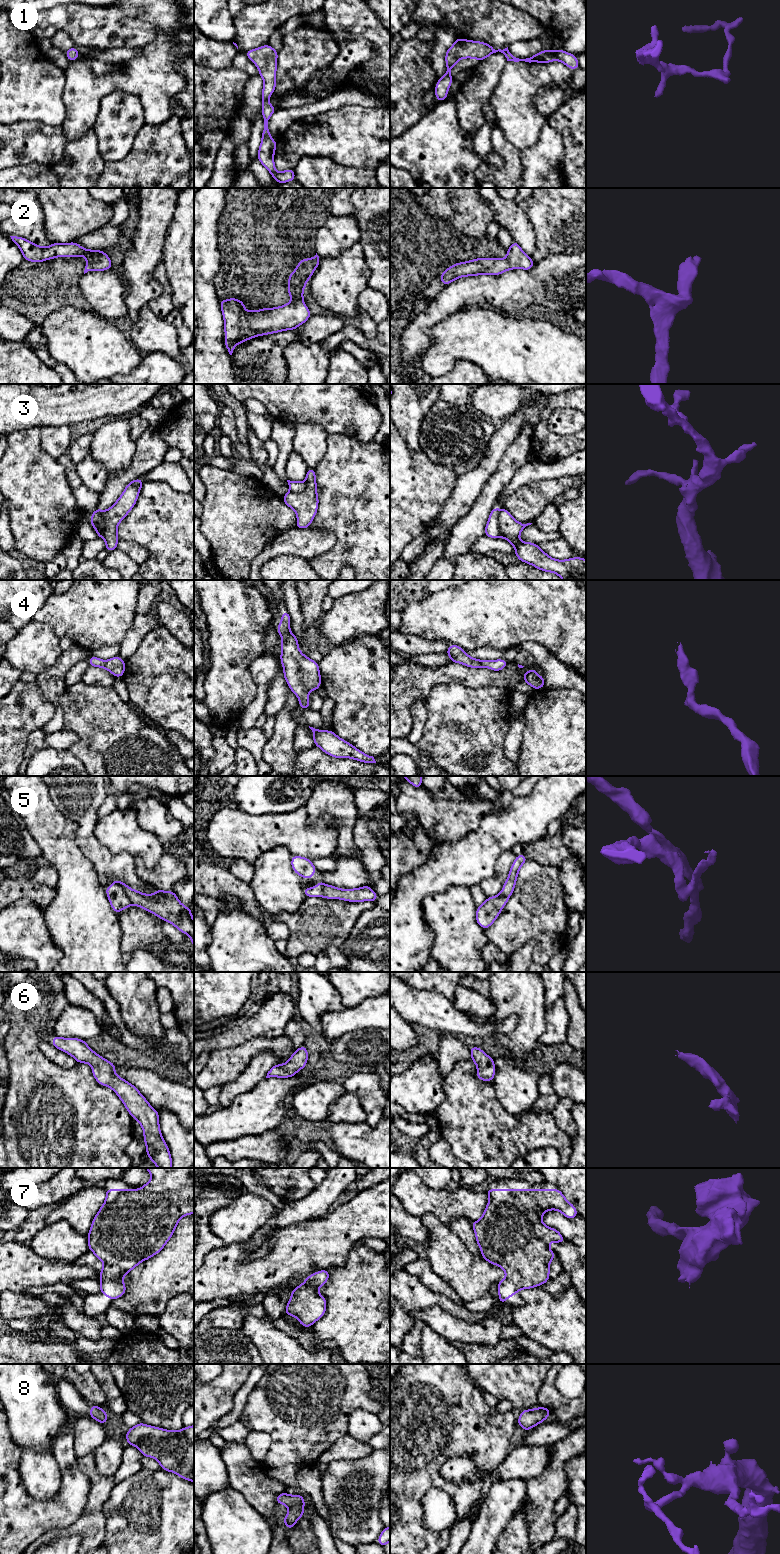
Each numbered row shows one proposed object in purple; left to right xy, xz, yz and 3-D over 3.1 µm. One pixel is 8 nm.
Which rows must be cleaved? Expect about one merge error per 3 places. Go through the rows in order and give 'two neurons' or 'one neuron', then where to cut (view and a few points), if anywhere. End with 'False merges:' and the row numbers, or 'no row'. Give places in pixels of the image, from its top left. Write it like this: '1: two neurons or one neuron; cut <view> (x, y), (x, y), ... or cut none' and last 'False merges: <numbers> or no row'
1: one neuron; cut none
2: one neuron; cut none
3: two neurons; cut yz (501, 510), (499, 513), (499, 536)
4: one neuron; cut none
5: two neurons; cut xy (118, 884), (132, 903)
6: one neuron; cut none
7: one neuron; cut none
8: one neuron; cut none
False merges: 3, 5

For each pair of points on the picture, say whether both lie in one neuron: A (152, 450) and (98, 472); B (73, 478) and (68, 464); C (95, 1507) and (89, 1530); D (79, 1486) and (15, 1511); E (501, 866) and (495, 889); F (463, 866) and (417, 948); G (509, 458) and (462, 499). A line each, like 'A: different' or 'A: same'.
A: different
B: same
C: same
D: same
E: same
F: same
G: different

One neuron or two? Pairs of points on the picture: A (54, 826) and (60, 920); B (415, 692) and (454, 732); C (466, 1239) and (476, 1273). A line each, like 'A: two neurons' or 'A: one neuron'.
A: one neuron
B: two neurons
C: two neurons

